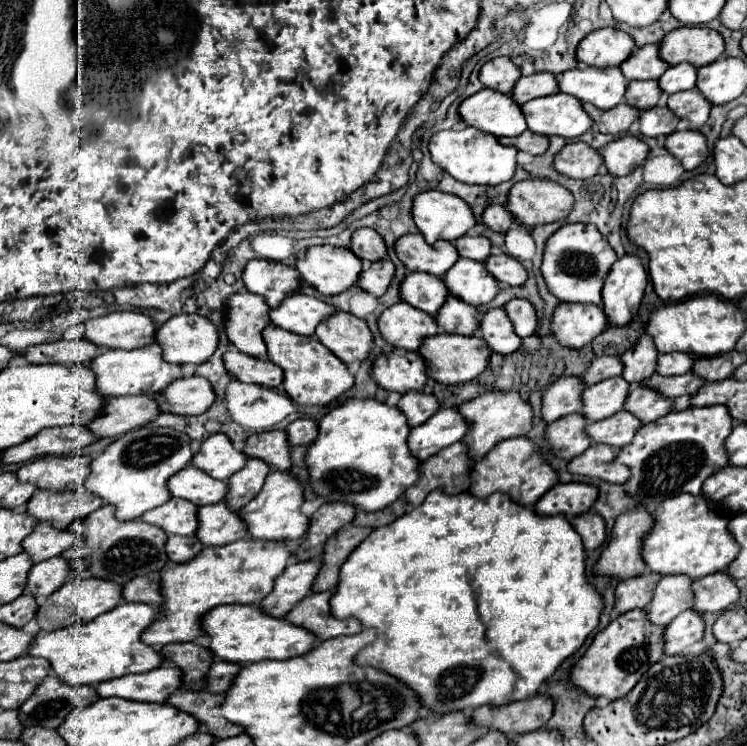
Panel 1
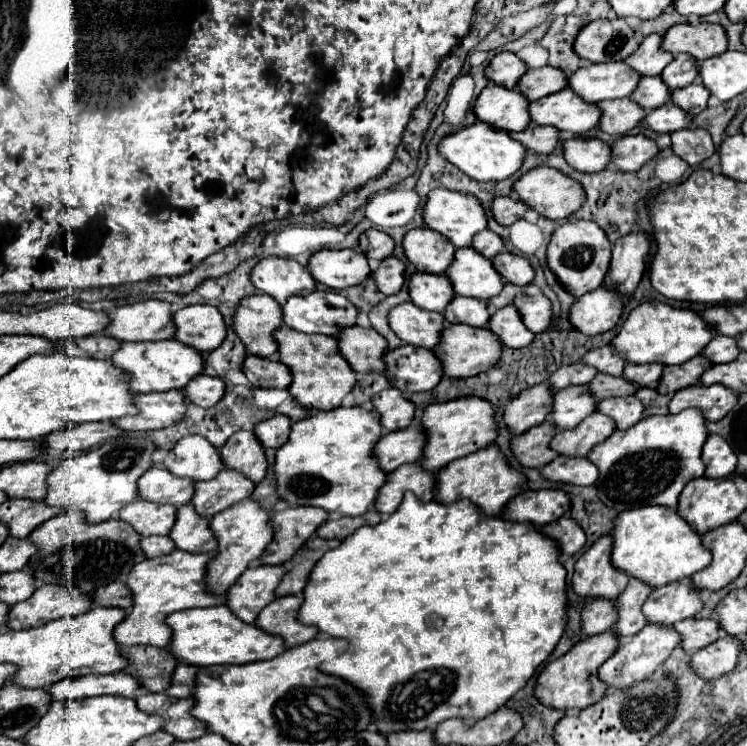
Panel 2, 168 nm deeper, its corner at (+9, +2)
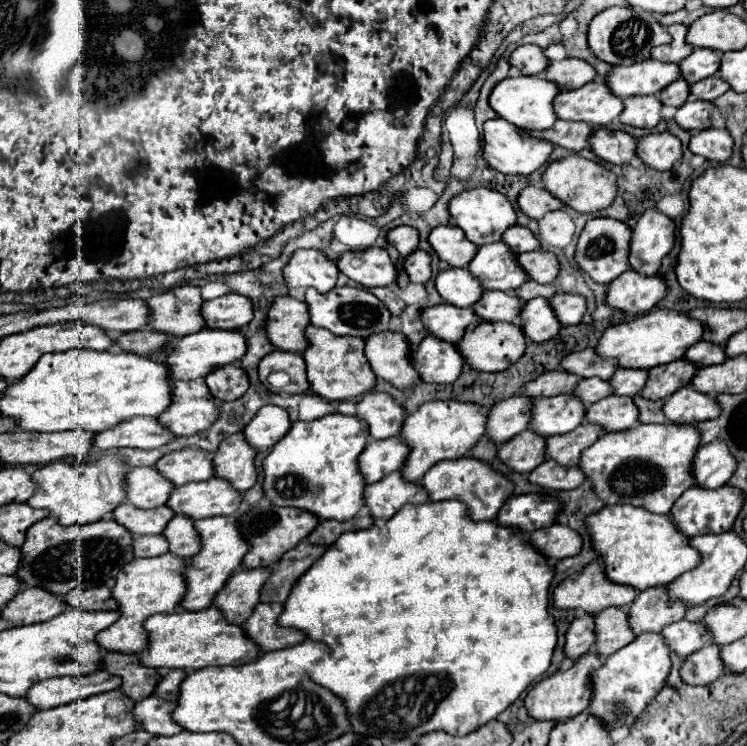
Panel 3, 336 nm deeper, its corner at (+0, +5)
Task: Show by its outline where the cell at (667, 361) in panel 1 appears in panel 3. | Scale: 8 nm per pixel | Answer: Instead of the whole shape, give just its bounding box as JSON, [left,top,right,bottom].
[609,369,649,397]

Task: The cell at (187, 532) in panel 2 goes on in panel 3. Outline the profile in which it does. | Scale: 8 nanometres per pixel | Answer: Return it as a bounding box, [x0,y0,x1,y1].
[163,515,201,557]

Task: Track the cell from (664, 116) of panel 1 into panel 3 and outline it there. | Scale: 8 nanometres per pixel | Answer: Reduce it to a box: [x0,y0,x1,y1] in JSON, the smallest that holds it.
[675,99,713,131]

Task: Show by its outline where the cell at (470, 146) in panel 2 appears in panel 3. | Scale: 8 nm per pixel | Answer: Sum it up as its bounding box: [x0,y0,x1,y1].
[483,117,553,175]

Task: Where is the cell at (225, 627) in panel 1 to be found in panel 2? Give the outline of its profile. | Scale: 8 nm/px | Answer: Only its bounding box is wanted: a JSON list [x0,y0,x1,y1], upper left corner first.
[164,606,284,666]

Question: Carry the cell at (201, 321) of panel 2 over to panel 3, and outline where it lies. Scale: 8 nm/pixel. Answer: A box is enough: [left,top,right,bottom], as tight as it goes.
[201,293,253,331]

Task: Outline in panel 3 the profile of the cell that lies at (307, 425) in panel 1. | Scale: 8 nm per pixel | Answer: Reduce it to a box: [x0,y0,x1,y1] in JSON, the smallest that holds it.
[243,405,289,449]

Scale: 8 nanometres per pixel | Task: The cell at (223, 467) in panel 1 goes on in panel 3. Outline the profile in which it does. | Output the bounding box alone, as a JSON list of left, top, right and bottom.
[155,447,213,487]

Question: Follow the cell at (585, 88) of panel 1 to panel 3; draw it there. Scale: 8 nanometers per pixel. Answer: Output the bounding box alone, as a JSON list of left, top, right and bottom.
[605,59,679,97]

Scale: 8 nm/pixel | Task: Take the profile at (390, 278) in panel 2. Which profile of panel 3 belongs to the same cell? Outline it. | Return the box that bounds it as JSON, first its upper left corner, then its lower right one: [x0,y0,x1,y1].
[403,251,431,283]

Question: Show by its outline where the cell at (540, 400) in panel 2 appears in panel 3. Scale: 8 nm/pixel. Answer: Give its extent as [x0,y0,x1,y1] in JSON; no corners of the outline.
[487,395,533,445]

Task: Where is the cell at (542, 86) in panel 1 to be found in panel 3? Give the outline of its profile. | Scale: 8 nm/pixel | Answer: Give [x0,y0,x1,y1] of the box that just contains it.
[543,59,597,91]

